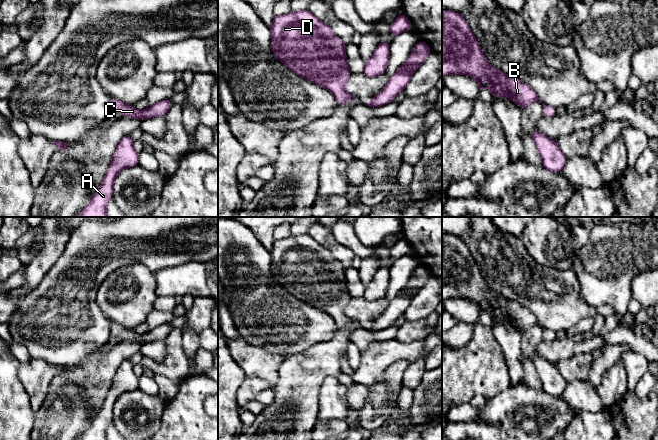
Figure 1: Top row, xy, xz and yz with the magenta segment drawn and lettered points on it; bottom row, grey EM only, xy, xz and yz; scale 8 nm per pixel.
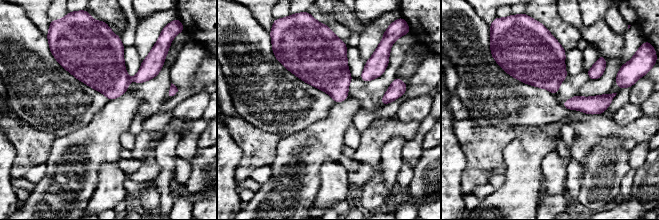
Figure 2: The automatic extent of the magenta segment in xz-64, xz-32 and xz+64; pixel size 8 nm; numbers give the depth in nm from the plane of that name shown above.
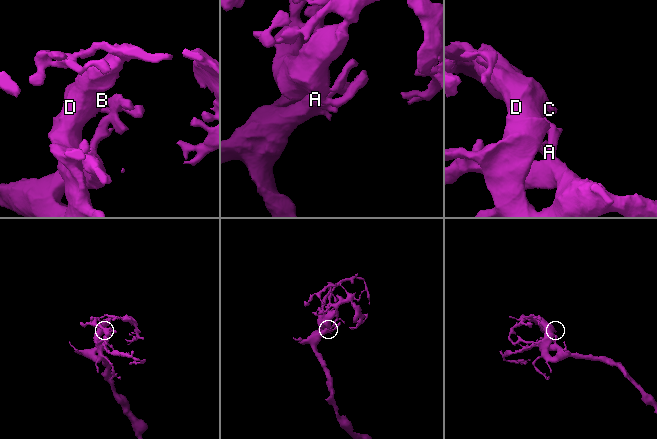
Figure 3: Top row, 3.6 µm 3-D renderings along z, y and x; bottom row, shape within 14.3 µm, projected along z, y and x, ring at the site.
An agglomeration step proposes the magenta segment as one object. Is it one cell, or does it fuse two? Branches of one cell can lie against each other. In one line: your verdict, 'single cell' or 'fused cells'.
single cell

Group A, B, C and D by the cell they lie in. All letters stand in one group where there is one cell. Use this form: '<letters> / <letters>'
A B C D

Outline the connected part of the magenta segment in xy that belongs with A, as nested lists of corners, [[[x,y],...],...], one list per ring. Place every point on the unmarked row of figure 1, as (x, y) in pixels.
[[[130,359],[119,365],[101,409],[79,440],[107,440],[106,429],[112,423],[116,400],[123,393],[138,390],[139,380],[133,367]]]

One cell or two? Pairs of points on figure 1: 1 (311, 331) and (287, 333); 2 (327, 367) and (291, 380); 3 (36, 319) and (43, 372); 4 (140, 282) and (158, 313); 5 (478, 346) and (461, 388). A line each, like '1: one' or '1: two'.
1: one
2: one
3: two
4: two
5: one

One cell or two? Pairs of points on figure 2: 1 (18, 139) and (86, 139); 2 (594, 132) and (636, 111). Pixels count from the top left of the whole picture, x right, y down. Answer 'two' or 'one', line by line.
1: two
2: two

